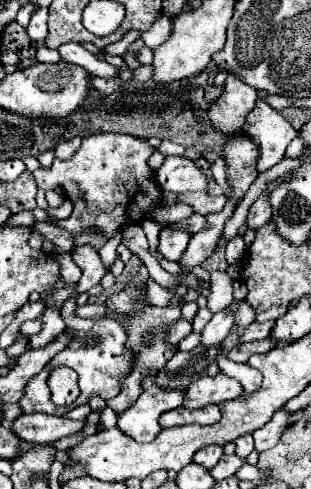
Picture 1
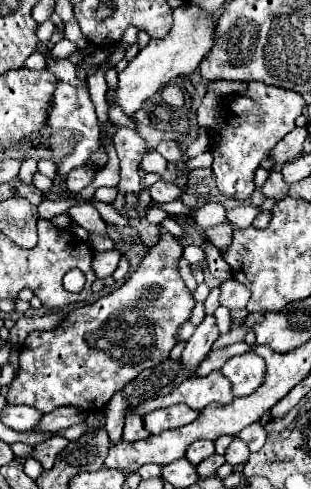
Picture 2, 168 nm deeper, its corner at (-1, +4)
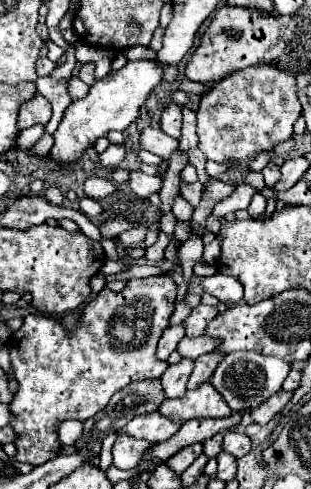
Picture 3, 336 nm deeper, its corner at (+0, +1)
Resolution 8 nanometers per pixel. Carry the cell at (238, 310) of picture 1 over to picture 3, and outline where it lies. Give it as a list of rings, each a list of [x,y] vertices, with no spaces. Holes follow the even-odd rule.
[[[215,274],[211,278],[203,278],[203,290],[213,294],[217,300],[221,300],[227,306],[235,306],[243,300],[243,290],[241,290],[241,282],[237,282],[231,276],[225,274]]]

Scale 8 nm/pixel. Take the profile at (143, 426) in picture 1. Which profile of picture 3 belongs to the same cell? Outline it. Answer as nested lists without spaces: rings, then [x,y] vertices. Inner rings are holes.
[[[119,434],[113,446],[113,466],[121,470],[131,470],[141,462],[141,454],[149,450],[149,442],[133,438],[129,434]]]

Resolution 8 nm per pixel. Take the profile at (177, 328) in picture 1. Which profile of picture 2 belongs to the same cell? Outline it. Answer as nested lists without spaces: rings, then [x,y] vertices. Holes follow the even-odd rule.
[[[166,229],[160,231],[160,241],[150,249],[140,267],[122,287],[90,305],[68,311],[56,329],[32,331],[26,337],[20,351],[20,375],[6,393],[8,403],[30,405],[42,413],[50,413],[56,407],[78,407],[84,413],[102,411],[112,395],[130,383],[140,371],[156,367],[168,359],[170,349],[176,345],[176,331],[188,321],[196,301],[192,299],[192,293],[186,289],[176,269],[176,263],[182,257],[182,245]]]

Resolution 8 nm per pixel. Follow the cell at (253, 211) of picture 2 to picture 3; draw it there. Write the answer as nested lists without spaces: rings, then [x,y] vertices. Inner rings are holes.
[[[255,194],[249,208],[247,208],[247,212],[249,212],[251,218],[259,218],[265,212],[265,198],[261,194]]]

